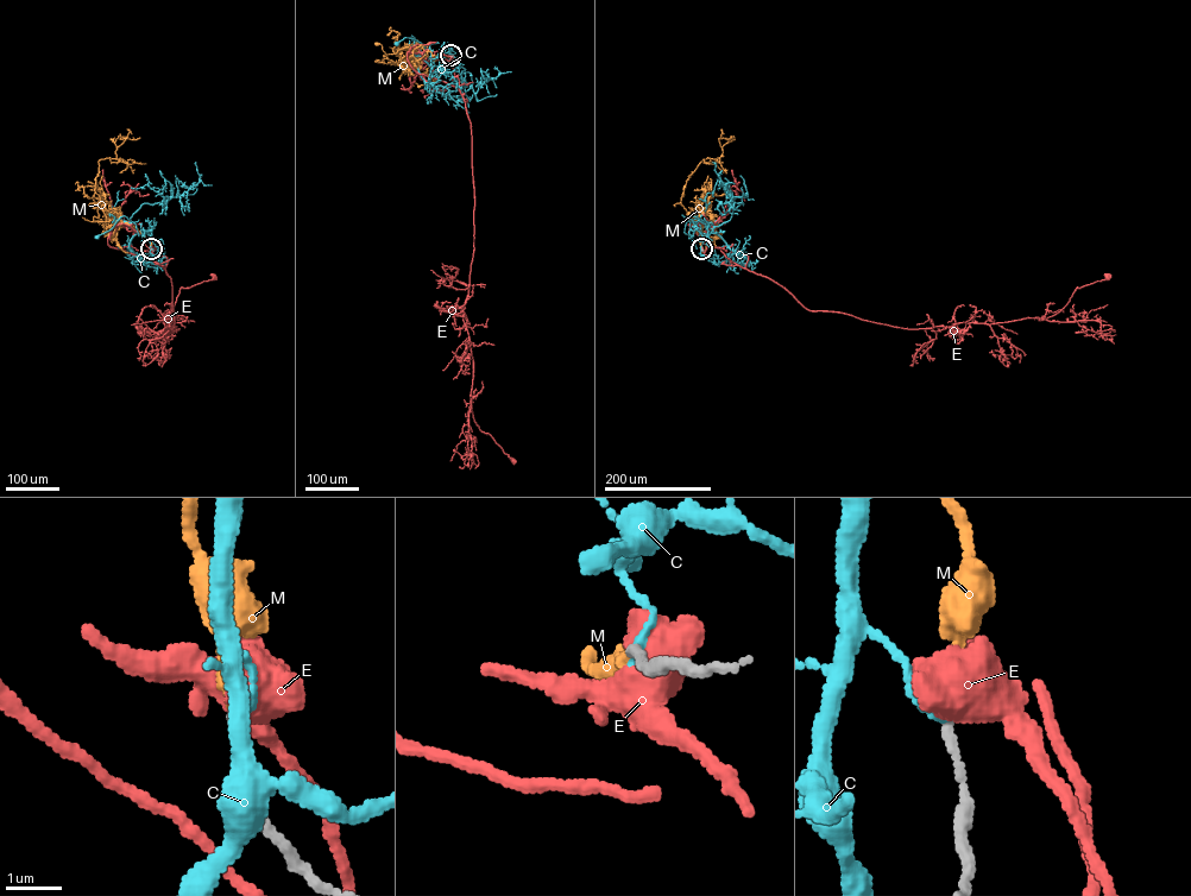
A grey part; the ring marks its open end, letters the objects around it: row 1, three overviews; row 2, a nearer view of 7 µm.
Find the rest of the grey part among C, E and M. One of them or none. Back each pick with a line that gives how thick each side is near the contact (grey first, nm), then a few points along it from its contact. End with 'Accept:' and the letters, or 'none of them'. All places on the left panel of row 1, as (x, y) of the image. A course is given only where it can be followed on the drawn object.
M: 160 nm thick on the grey side, 200 nm on the other; it runs (151, 248), (147, 239), (127, 222), (115, 225), (113, 220), (89, 221), (77, 213)
Accept: M

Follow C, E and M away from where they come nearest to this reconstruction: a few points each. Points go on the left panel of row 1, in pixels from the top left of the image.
C: (151, 248), (150, 235), (132, 227), (124, 215), (96, 237)
E: (151, 248), (121, 225), (107, 239), (170, 277), (175, 327), (165, 327), (180, 289), (213, 276)
M: (151, 248), (147, 239), (127, 222), (115, 225), (113, 220), (89, 221), (77, 213)

